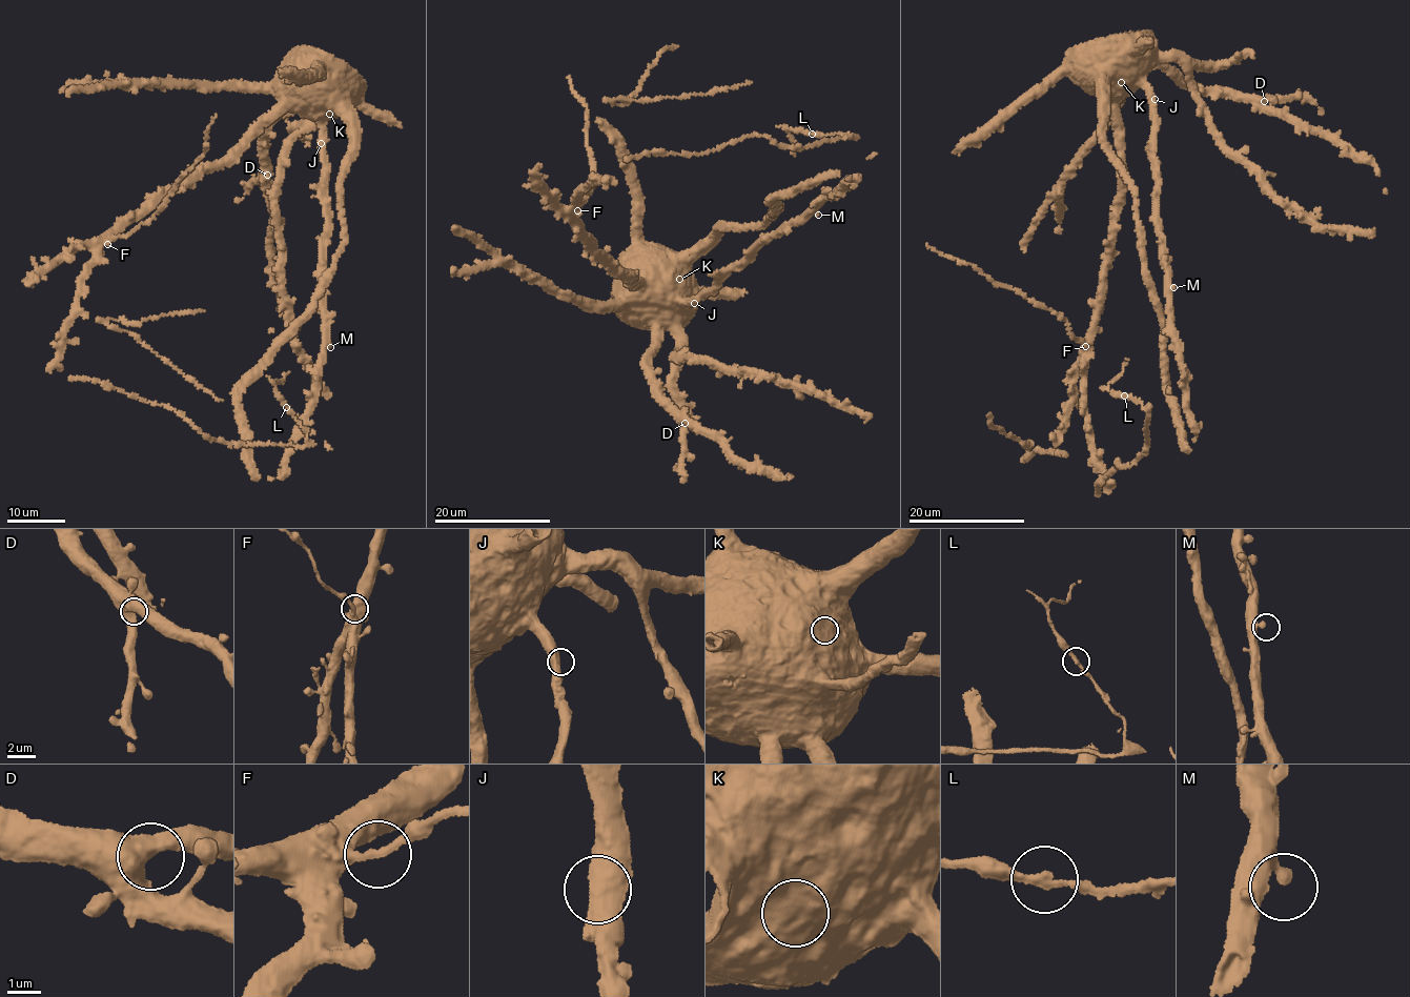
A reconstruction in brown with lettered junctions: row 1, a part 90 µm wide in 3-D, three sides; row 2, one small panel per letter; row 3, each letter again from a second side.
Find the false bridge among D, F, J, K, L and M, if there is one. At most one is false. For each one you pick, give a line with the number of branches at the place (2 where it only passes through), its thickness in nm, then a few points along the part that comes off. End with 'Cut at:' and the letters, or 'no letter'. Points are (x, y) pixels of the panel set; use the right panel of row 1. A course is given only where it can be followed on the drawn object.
F: 2 branches meet; 240 nm thick; foreign part runs (1085, 347), (1070, 336), (1065, 321), (1057, 313), (926, 244)
Cut at: F

